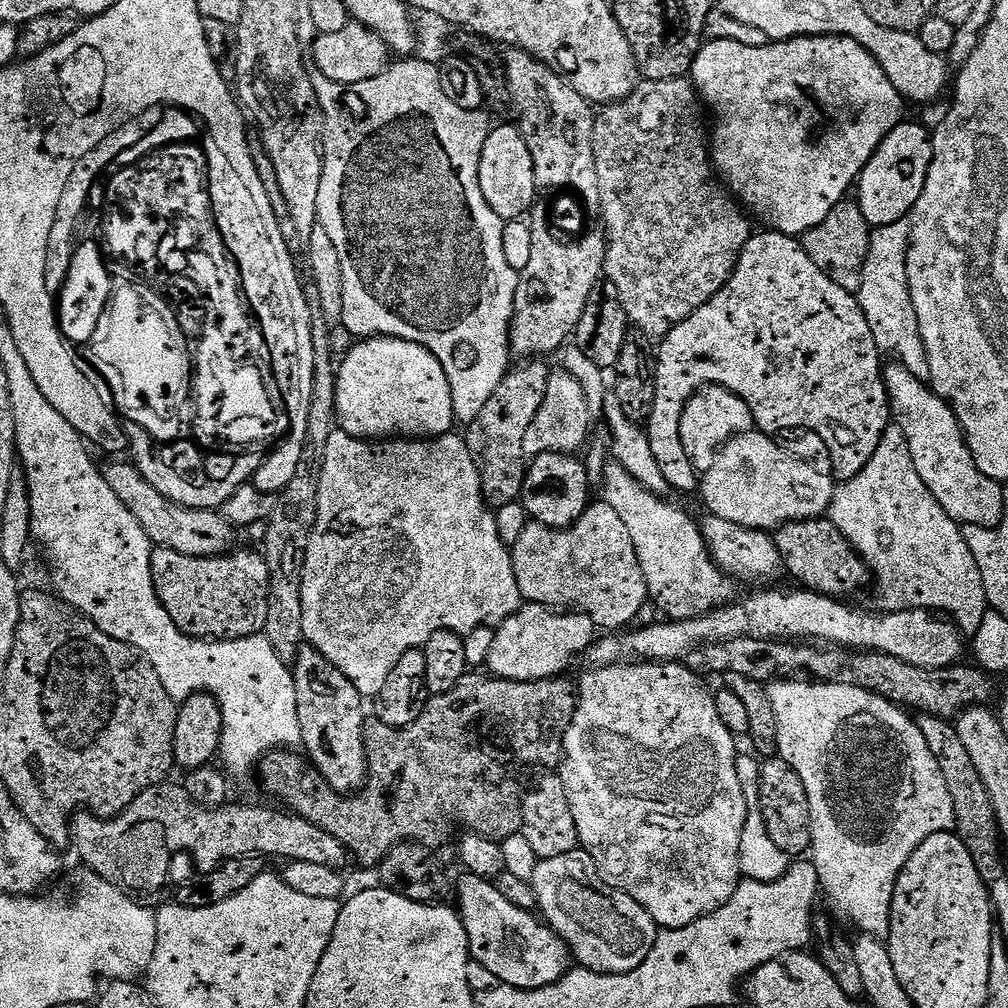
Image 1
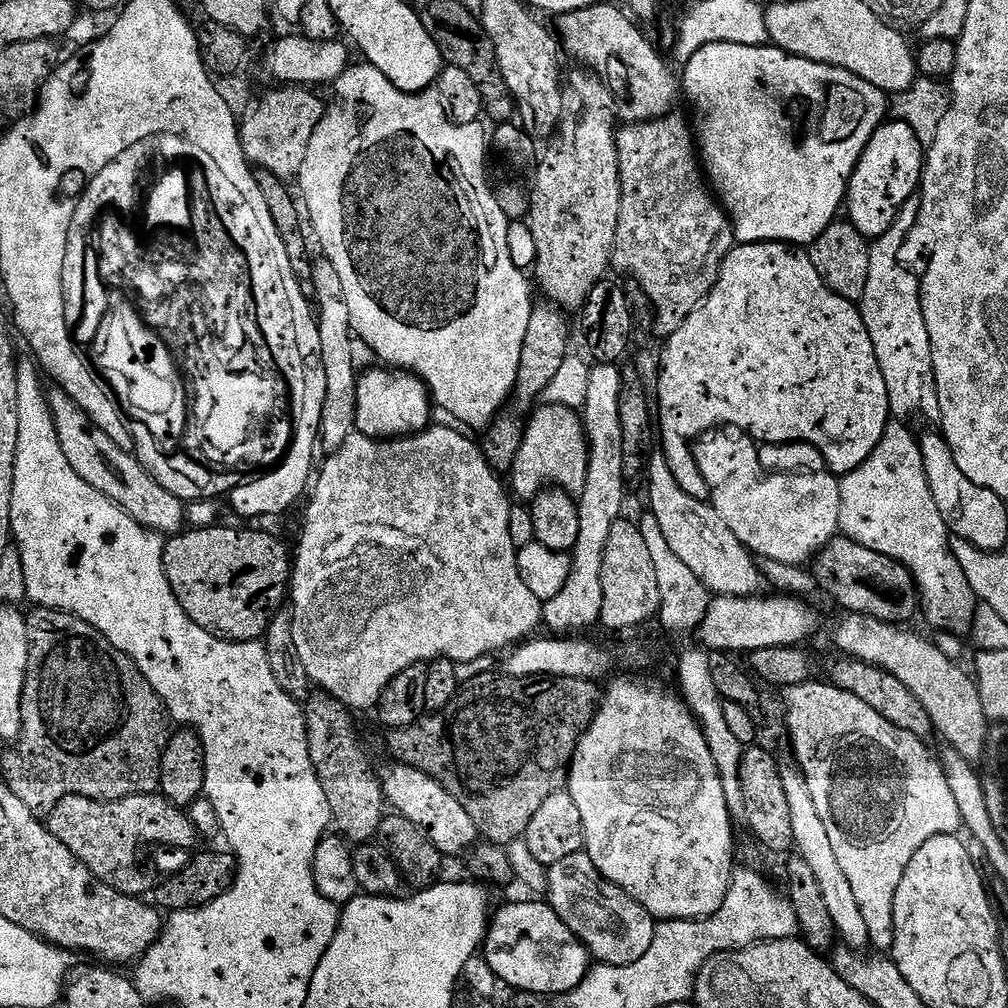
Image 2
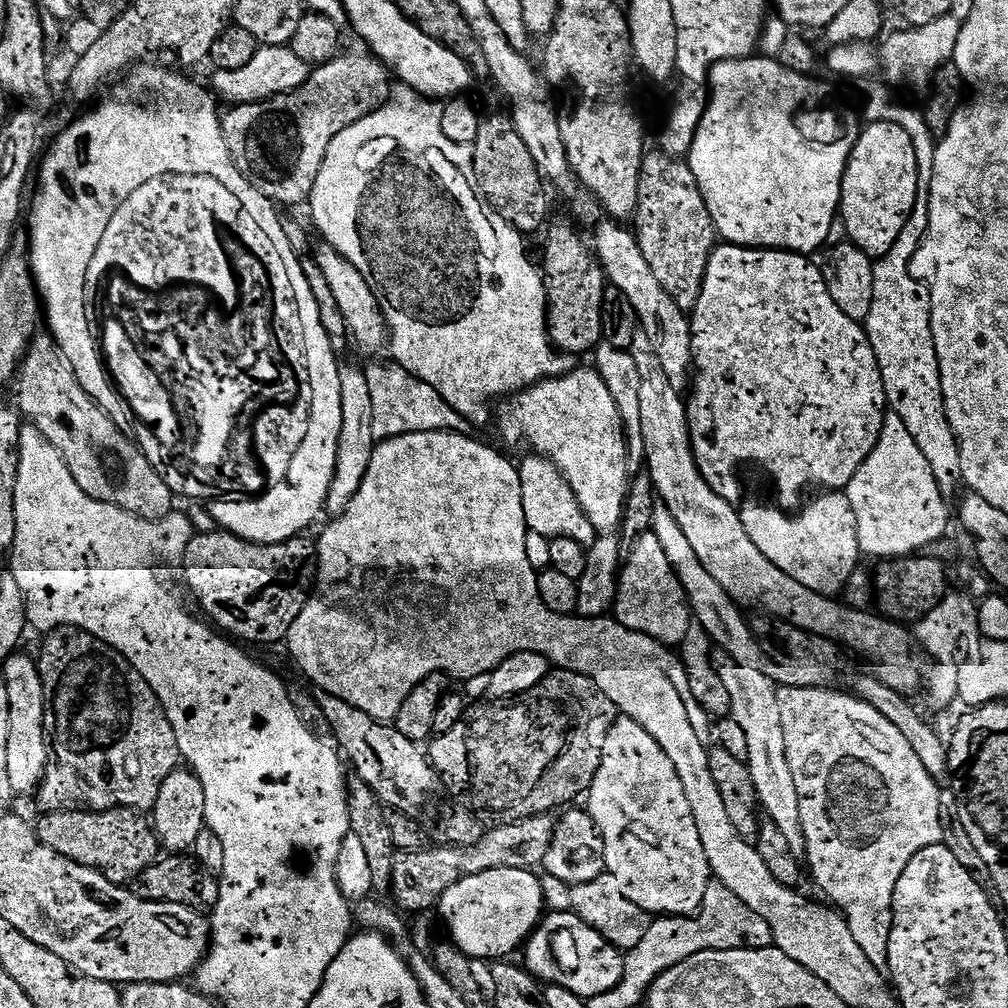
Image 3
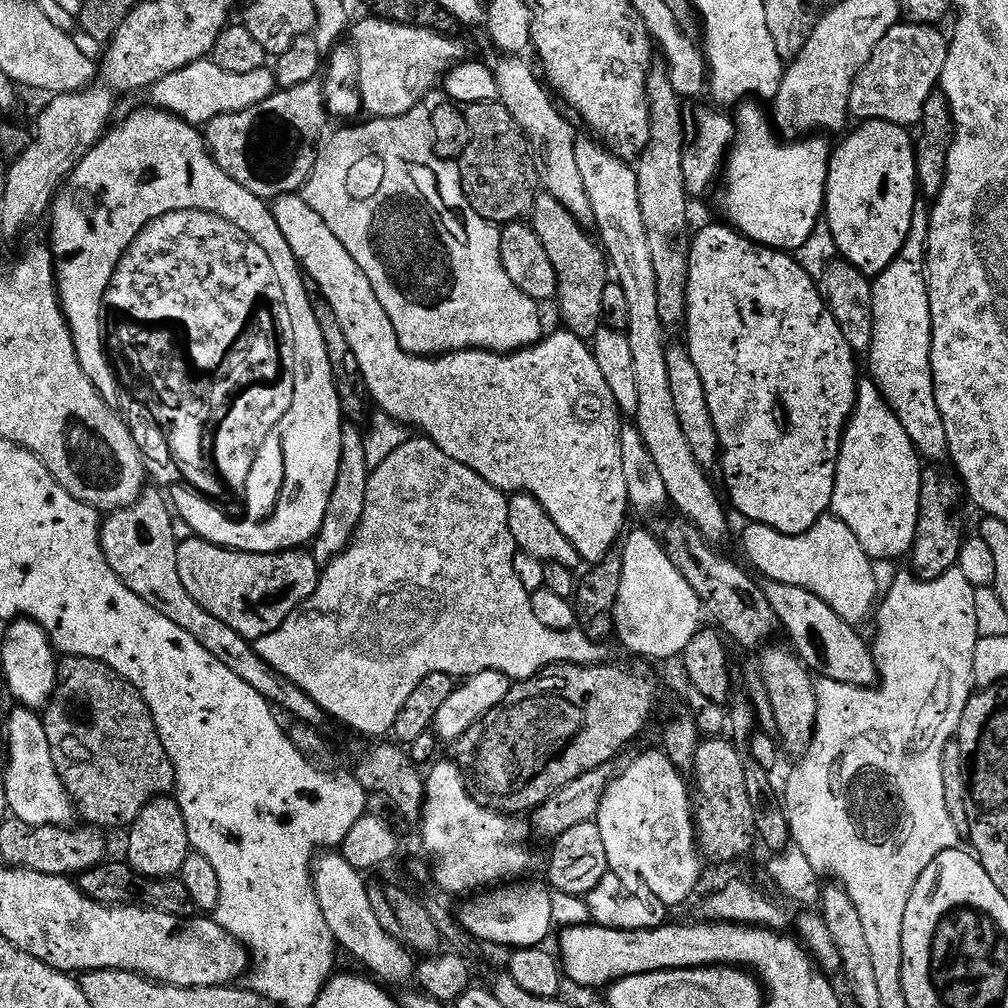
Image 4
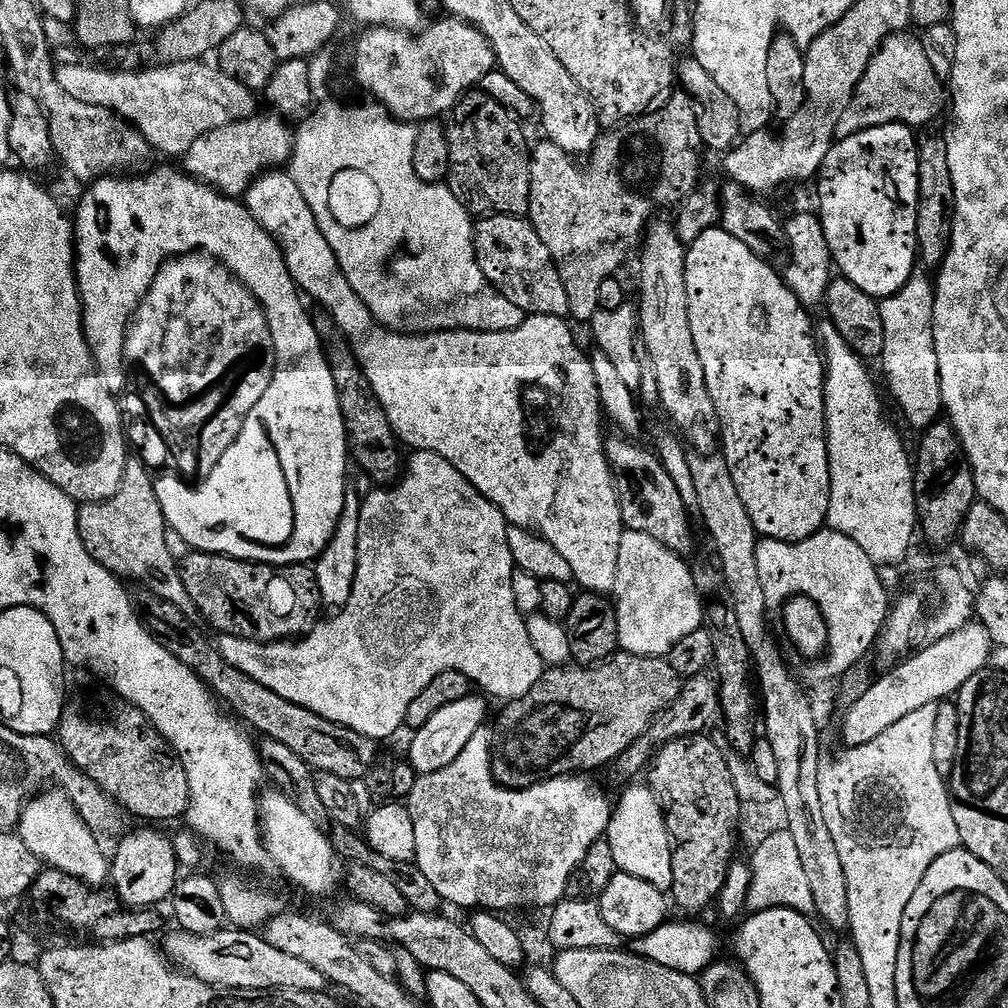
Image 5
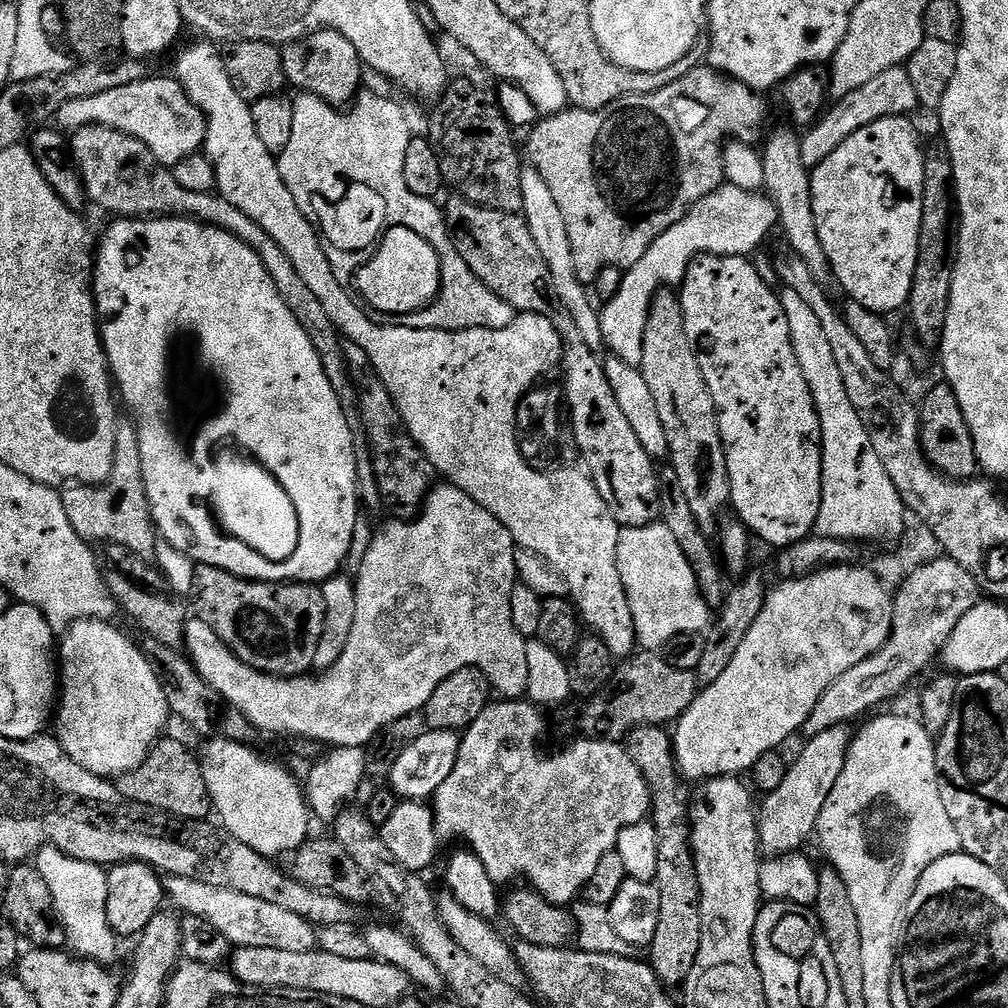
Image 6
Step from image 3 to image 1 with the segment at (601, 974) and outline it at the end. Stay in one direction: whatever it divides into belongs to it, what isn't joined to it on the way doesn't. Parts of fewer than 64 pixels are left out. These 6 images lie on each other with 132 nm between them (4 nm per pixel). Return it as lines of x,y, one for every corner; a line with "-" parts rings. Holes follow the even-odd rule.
471,874
463,878
458,911
466,926
471,959
486,966
490,974
498,974
501,984
515,988
541,988
557,984
570,971
570,953
564,939
552,931
539,915
506,902
493,881

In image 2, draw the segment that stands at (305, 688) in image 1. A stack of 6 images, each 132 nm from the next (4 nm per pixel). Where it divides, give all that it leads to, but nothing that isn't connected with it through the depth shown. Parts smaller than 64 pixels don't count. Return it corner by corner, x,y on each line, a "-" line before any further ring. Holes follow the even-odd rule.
327,694
313,695
304,708
308,749
312,752
322,790
326,790
326,800
330,802
333,825
349,843
359,846
371,843
379,835
386,815
386,801
383,781
372,768
351,716
351,711
340,700

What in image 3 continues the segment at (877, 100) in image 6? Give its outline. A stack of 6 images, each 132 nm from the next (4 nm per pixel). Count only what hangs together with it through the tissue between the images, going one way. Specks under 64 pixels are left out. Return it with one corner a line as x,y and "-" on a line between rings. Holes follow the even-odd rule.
946,15
926,26
905,27
904,32
896,32
893,36
885,35
884,45
879,45
878,48
878,64
882,72
884,68
883,79
897,89
908,88
911,84
927,85
936,72
947,65
944,63
952,60
952,51
958,42
960,25
958,19

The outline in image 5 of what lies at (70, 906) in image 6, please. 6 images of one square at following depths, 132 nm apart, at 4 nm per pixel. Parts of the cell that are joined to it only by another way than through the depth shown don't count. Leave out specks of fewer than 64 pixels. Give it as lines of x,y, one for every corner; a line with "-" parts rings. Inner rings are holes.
45,790
33,796
24,805
18,834
30,852
39,858
41,865
57,868
84,884
104,886
110,880
110,856
100,849
97,833
91,832
78,814
74,802
63,790

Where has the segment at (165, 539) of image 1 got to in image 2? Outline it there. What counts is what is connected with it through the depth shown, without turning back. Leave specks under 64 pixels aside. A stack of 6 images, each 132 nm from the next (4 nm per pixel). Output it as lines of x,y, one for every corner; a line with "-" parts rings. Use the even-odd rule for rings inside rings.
52,390
47,393
47,399
62,451
79,478
112,500
144,528
158,532
165,538
185,531
185,501
170,494
169,490
164,490
133,453
114,446
114,442
110,442
110,438
106,438
106,434
102,434
102,430
96,428
94,422
90,422
88,415
66,393

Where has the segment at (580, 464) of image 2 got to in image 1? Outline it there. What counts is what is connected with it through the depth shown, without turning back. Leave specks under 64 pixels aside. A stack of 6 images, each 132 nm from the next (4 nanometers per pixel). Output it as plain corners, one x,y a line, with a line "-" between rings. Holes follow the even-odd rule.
553,371
548,378
542,406
538,406
538,414
534,414
530,430
526,430
525,457
535,458
547,452
579,453
579,448
583,449
589,443
588,427
591,424
592,412
588,409
588,396
584,393
583,382
572,372

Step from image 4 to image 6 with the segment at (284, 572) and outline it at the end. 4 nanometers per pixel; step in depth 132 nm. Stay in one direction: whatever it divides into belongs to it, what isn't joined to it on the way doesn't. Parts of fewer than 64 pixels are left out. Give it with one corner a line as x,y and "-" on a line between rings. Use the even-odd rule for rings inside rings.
202,564
194,570
190,600
196,611
193,612
195,619
206,622
246,666
254,666
254,670
265,672
267,676
303,676
313,671
314,653
322,639
322,626
326,626
326,602
322,602
320,584
244,580
221,568

